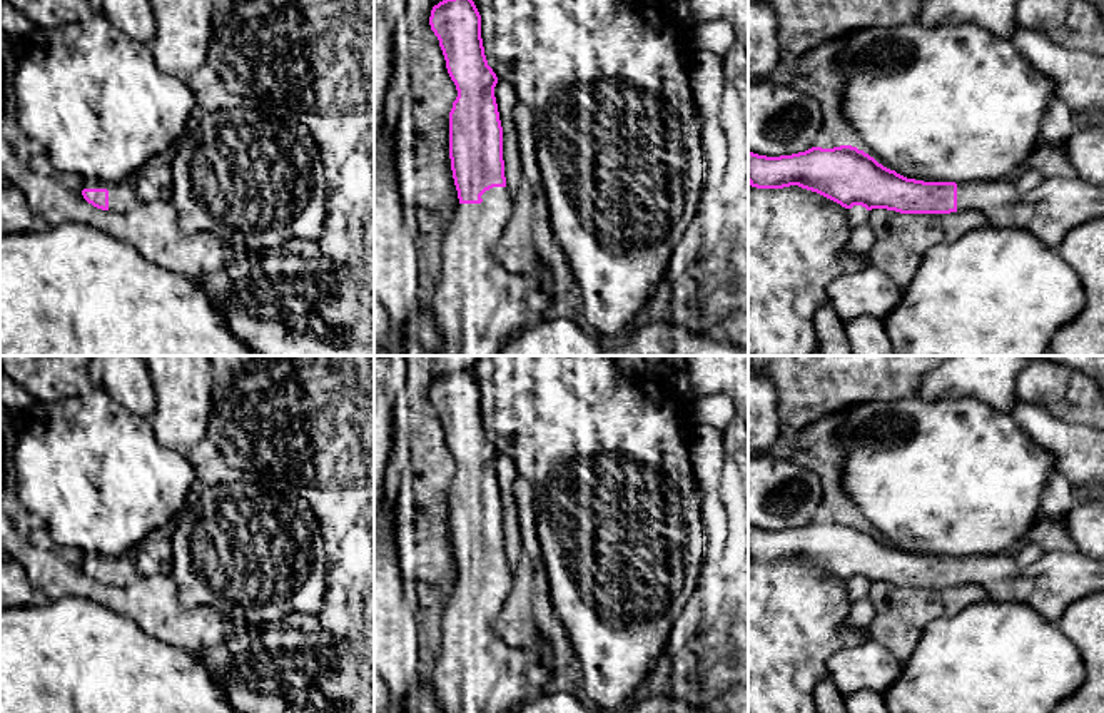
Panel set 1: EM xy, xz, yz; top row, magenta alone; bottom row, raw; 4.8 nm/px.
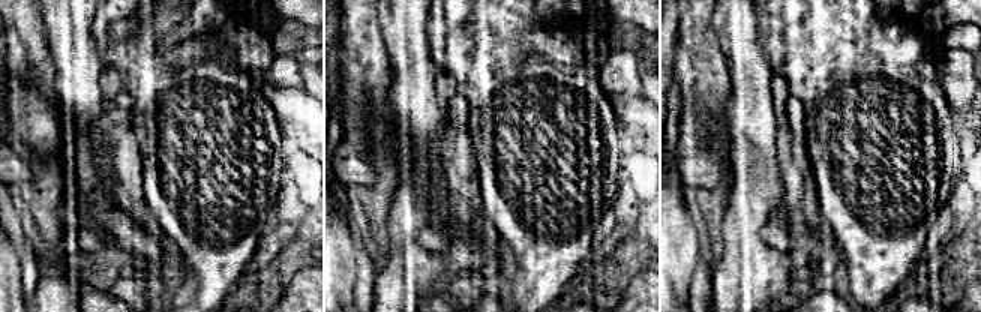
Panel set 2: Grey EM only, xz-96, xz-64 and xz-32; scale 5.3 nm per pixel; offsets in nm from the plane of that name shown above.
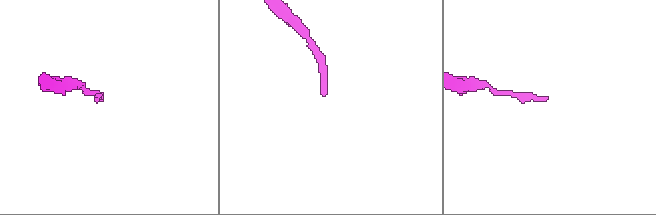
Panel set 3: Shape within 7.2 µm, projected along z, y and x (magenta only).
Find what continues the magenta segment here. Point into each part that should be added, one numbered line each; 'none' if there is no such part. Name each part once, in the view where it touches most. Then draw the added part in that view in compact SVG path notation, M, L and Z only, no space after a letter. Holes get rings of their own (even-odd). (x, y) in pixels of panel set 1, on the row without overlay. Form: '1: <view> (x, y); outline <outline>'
1: xz (475, 672); outline M493 561L481 578L458 578L448 589L441 619L441 653L429 666L429 680L441 713L508 713L526 700L531 688L528 671L539 658L523 648L504 645L494 623L509 596L514 573L508 561Z

